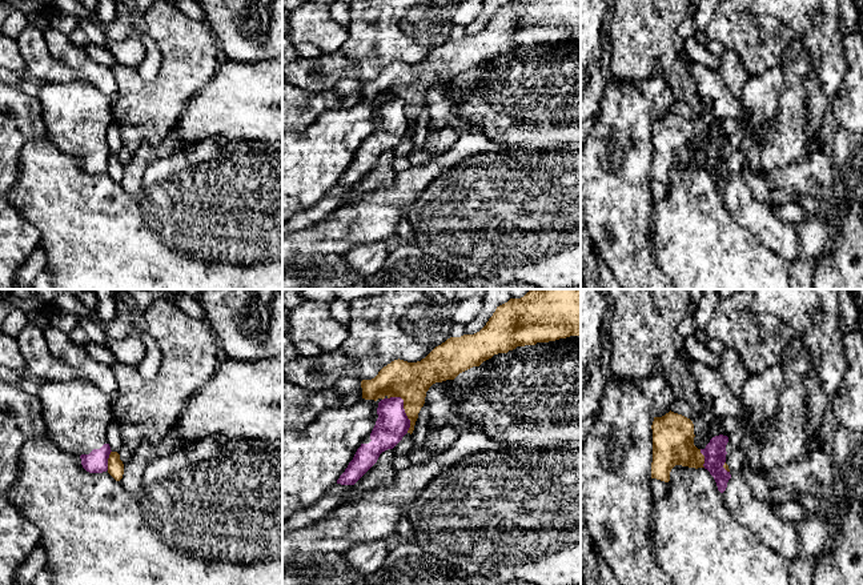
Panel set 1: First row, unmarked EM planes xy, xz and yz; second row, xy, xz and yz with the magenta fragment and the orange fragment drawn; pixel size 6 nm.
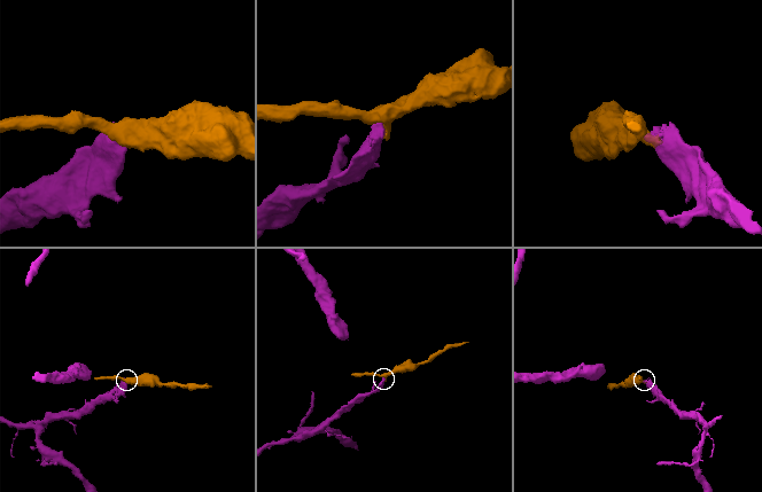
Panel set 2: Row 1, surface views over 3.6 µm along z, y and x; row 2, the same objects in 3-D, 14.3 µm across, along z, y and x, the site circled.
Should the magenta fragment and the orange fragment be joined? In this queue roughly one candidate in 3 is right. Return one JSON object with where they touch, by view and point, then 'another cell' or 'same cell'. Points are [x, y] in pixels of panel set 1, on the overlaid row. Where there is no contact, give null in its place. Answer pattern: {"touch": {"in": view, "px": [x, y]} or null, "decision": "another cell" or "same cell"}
{"touch": {"in": "xz", "px": [404, 409]}, "decision": "another cell"}

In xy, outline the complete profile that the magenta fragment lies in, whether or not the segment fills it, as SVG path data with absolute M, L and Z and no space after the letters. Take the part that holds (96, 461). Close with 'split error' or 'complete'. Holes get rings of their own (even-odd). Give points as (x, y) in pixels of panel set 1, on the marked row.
M81 378L41 380L39 398L49 438L79 456L87 472L107 472L112 452L108 428L113 421L107 394Z; split error

